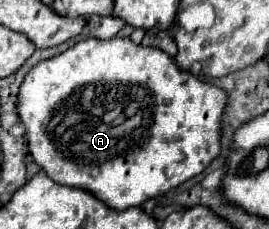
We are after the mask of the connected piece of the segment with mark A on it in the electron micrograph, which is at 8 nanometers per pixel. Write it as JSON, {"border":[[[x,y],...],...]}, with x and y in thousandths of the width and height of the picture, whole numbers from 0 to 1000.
{"border":[[[312,166],[297,175],[283,201],[253,210],[245,227],[193,245],[178,262],[141,271],[89,341],[89,358],[74,367],[67,393],[67,437],[59,437],[59,480],[74,507],[74,541],[89,541],[97,559],[97,629],[104,629],[104,664],[119,681],[119,699],[208,795],[230,812],[268,812],[268,821],[305,821],[335,847],[349,847],[364,873],[379,873],[387,891],[401,891],[401,908],[424,917],[468,917],[491,900],[520,900],[528,882],[610,847],[654,812],[669,812],[677,795],[721,777],[729,760],[743,760],[810,672],[818,672],[818,489],[833,480],[848,419],[833,419],[833,402],[788,367],[758,367],[743,349],[729,349],[714,323],[677,314],[662,297],[662,279],[647,279],[647,262],[610,236],[587,210],[558,210],[558,201],[506,201],[483,166],[416,166],[416,175],[342,175],[342,166]]]}

